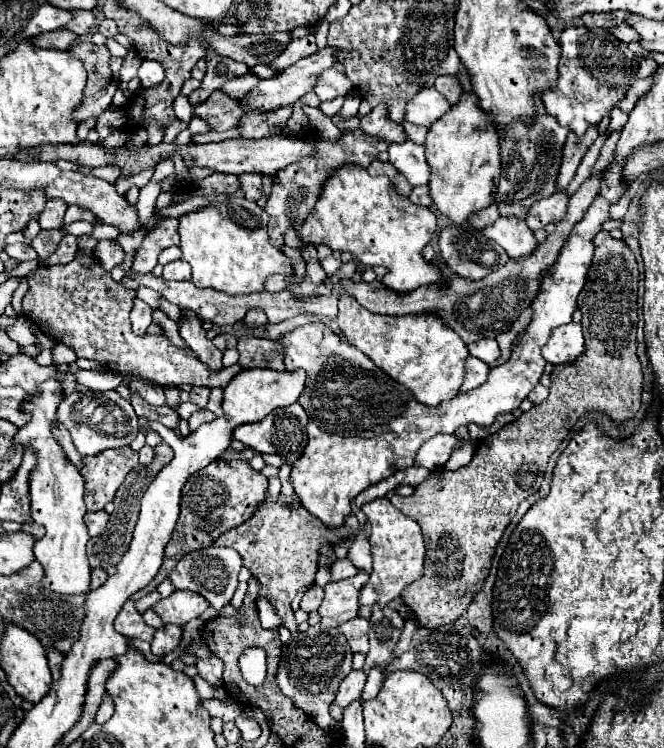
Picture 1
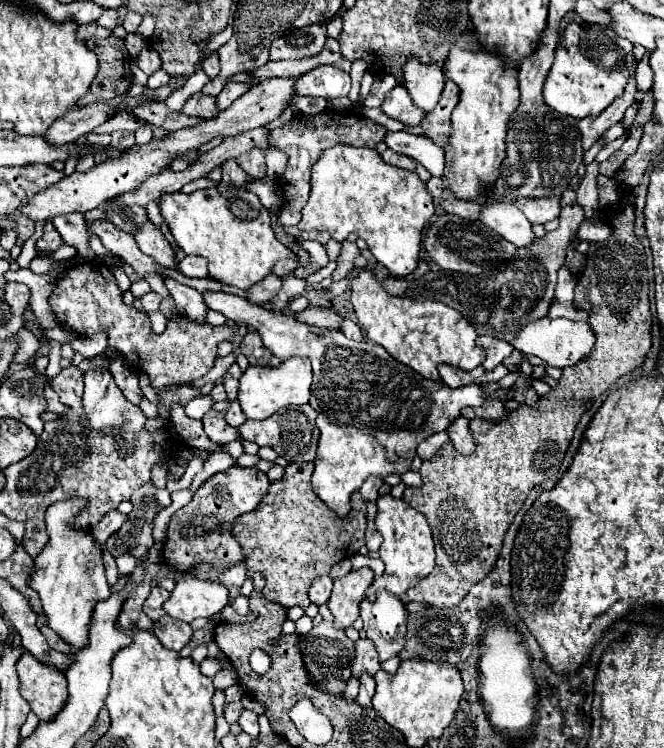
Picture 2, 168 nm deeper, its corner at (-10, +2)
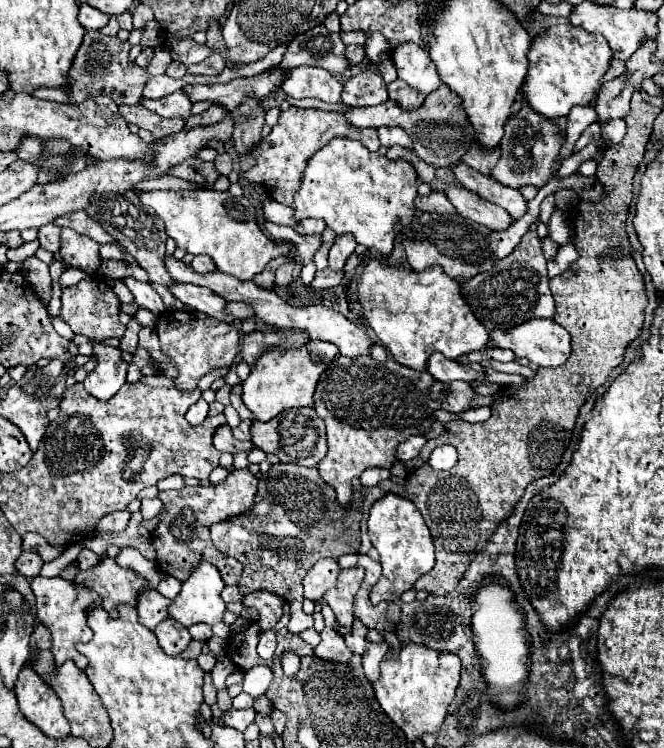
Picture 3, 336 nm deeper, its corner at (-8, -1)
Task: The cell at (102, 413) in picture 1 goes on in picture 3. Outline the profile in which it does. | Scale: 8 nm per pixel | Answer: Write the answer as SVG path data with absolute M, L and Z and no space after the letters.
M93 343L93 355L99 359L99 365L85 377L83 385L89 395L99 401L111 399L121 385L125 383L127 363L121 359L121 351L115 347Z

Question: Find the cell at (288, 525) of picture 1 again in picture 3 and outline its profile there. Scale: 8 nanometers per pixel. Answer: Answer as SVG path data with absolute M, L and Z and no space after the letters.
M277 463L259 477L259 491L249 513L215 523L211 539L221 553L243 563L243 579L239 589L243 595L251 591L269 591L285 599L291 607L287 629L301 633L313 627L313 617L303 611L303 575L319 559L339 559L345 553L359 551L361 523L361 483L353 481L353 499L347 509L337 505L335 491L319 477L317 467L301 467Z

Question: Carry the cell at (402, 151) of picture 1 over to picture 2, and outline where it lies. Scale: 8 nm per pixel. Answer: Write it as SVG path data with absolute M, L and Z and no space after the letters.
M387 132L385 144L399 154L405 154L419 164L423 164L433 176L443 176L445 166L445 152L429 138L415 136L409 132Z

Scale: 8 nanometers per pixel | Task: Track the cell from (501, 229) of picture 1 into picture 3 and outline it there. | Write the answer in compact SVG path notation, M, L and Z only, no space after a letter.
M447 185L445 195L455 205L455 209L465 215L465 219L471 219L479 225L485 225L493 231L507 231L511 227L511 217L503 207L497 207L489 201L483 201L479 195L471 193L469 189Z

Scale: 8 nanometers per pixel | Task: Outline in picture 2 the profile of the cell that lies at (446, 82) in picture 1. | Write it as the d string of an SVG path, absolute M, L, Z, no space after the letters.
M447 80L439 104L433 108L433 112L429 112L421 120L423 136L435 140L435 144L439 144L443 150L447 146L447 138L451 136L451 112L457 106L457 102L459 102L459 88L455 82Z

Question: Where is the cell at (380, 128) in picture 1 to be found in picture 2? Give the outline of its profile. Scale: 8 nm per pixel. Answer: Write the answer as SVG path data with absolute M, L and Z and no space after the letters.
M397 84L385 98L381 110L389 116L395 118L407 126L419 126L421 118L425 116L421 108L415 108L415 102L411 100L407 88L403 84Z

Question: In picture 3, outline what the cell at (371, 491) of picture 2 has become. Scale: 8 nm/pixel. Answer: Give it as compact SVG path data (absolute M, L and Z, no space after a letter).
M371 467L361 475L361 485L363 487L375 487L377 483L389 479L389 469L379 469L379 467Z

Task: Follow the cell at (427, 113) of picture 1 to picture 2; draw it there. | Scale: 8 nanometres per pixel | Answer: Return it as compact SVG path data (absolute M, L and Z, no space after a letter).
M409 58L403 66L405 88L411 92L413 102L427 114L431 112L443 92L443 70L437 64L423 64L419 58Z

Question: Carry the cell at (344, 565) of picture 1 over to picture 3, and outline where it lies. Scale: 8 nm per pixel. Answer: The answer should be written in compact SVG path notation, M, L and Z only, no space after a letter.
M359 555L359 563L357 563L357 565L365 569L365 579L363 579L363 583L361 583L361 591L369 593L371 587L373 587L373 585L377 583L377 579L381 577L381 565L379 565L379 561L369 559L367 555Z

